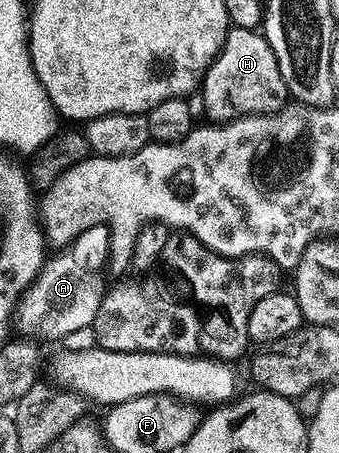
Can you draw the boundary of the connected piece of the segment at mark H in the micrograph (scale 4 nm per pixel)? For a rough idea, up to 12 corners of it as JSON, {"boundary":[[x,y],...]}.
{"boundary":[[232,27],[203,76],[206,119],[289,100],[262,31]]}

